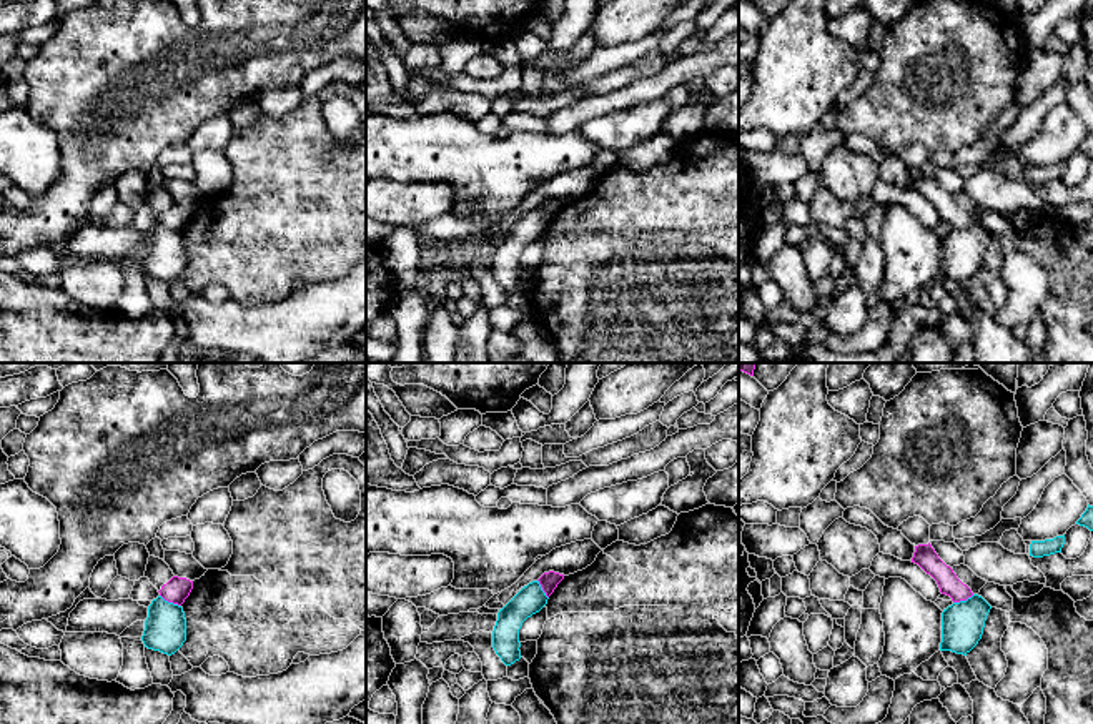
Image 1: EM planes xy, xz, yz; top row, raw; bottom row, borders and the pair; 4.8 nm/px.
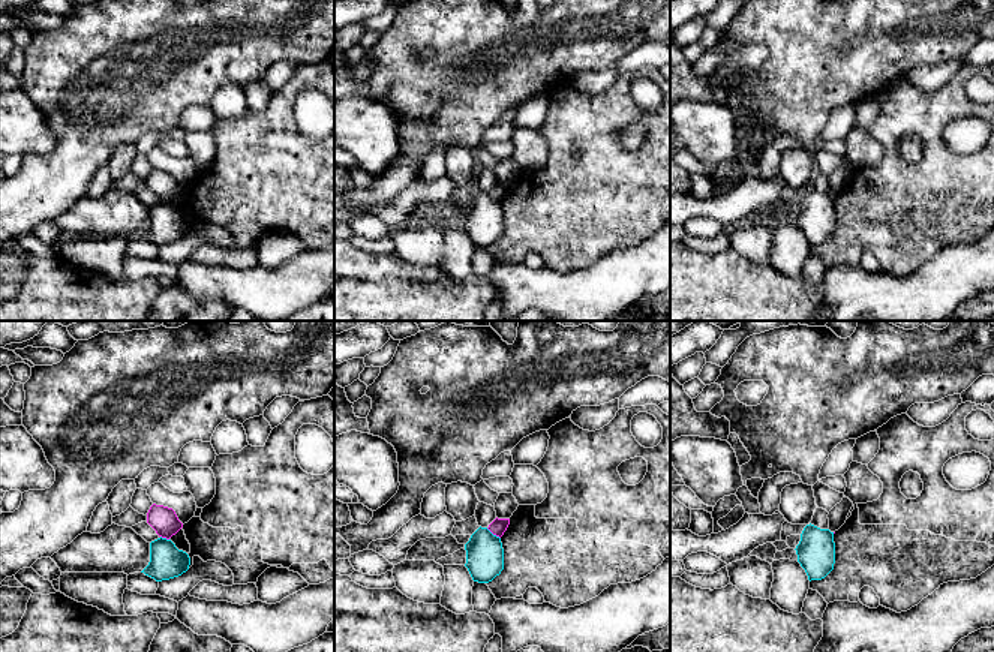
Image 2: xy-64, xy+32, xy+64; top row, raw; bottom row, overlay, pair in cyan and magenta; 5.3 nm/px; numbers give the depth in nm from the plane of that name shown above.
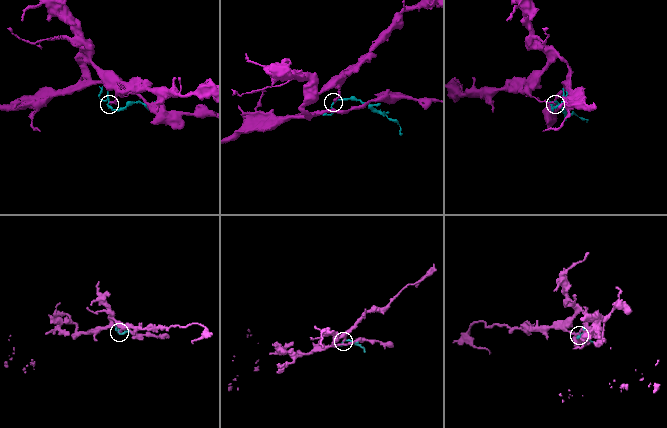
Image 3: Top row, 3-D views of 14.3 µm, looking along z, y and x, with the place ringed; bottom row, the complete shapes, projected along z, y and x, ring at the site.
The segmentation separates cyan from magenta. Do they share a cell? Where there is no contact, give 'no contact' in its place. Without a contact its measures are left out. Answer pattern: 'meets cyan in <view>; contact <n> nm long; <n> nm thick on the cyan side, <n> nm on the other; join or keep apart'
meets cyan in xy; contact 120 nm long; 200 nm thick on the cyan side, 120 nm on the other; keep apart

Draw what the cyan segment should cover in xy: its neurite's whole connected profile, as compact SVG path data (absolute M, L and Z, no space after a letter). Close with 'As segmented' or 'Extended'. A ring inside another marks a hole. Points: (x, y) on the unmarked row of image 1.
M161 223L148 233L148 245L141 263L145 275L163 281L175 281L186 268L186 246L183 235Z. As segmented

